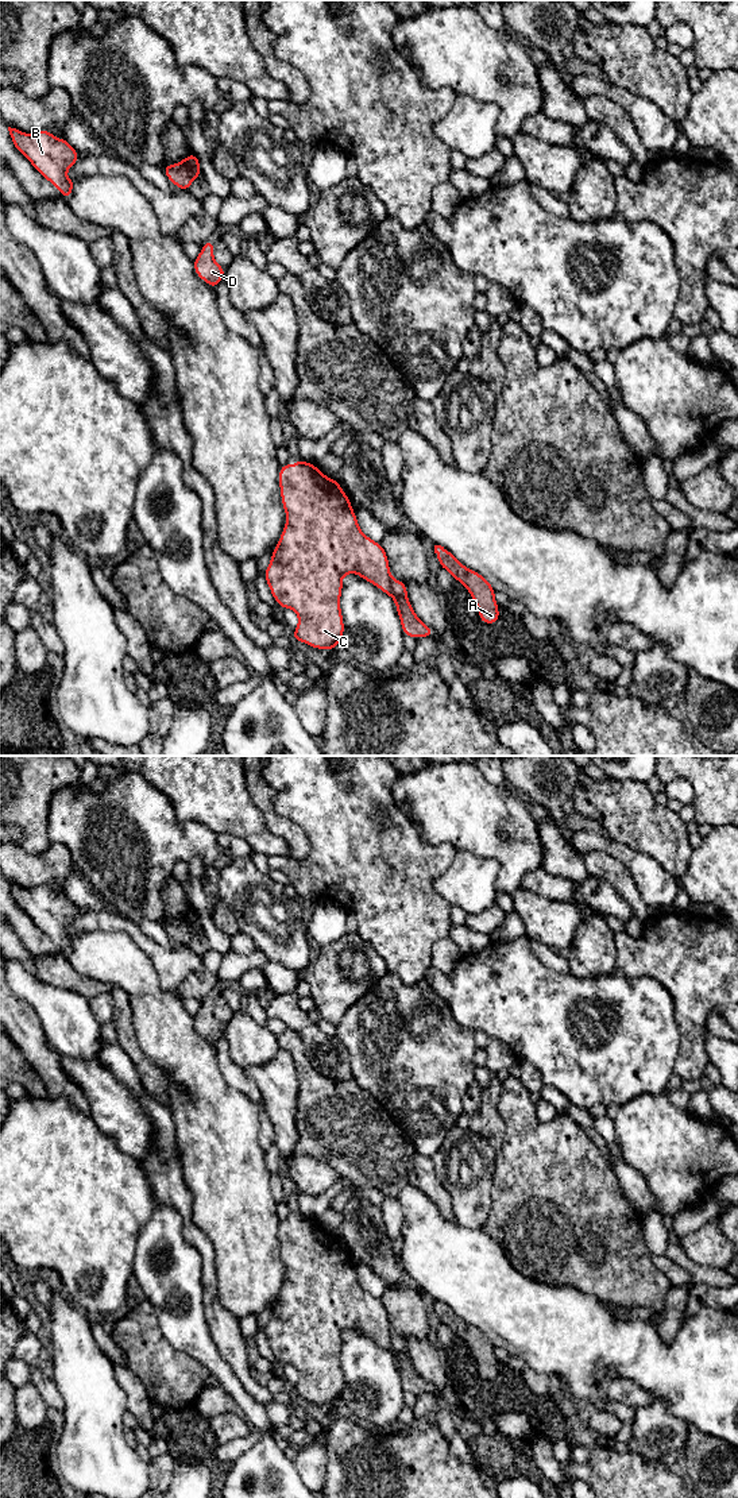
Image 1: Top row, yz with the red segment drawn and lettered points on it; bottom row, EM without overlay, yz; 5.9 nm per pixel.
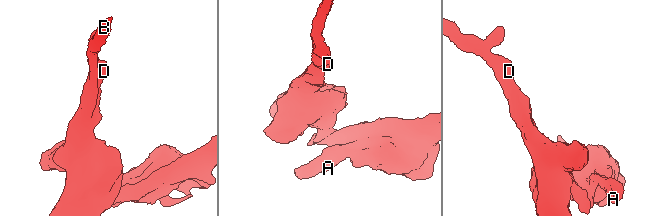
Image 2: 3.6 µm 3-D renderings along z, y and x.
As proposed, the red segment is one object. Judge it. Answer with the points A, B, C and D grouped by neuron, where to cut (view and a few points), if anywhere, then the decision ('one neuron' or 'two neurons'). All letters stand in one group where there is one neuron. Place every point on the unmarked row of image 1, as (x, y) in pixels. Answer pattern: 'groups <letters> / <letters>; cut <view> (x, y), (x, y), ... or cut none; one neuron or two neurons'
groups A / B C D; cut yz (390, 1334), (398, 1366); two neurons

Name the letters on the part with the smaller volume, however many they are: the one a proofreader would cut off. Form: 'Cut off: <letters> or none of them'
Cut off: A

